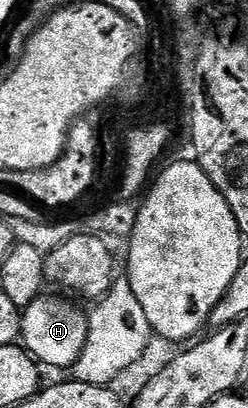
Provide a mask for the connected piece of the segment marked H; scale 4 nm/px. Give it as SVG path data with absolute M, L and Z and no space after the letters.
M48 295L36 297L21 313L20 340L29 356L40 362L42 366L50 365L53 369L72 370L87 343L89 318L86 310L83 311L79 306L72 305L77 303L61 295L53 296L57 297L48 297Z

